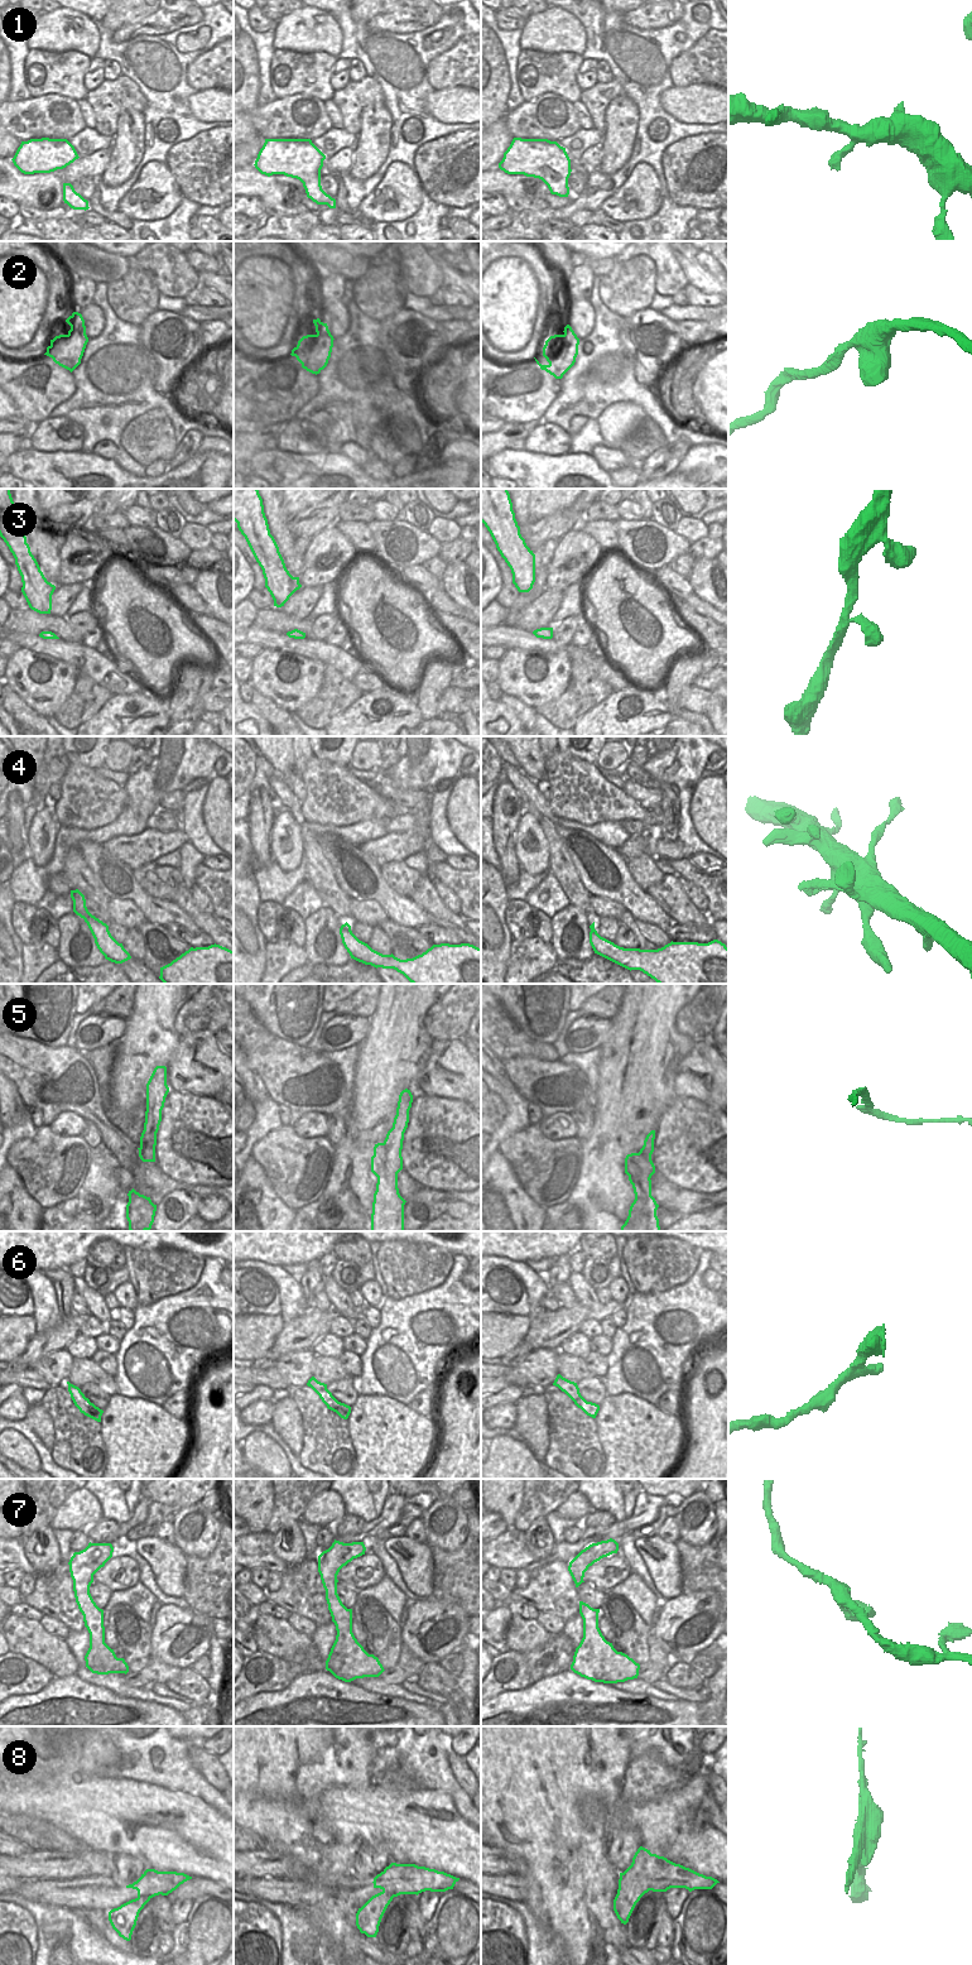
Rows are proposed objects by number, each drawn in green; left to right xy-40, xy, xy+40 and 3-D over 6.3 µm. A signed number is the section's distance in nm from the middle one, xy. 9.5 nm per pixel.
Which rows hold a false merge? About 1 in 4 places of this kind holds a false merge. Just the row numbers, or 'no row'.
5, 8

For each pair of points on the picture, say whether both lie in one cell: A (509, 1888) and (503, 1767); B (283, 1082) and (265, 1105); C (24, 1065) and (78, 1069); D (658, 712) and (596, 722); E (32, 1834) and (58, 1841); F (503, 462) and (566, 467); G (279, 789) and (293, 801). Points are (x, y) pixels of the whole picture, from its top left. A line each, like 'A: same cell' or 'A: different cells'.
A: different cells
B: different cells
C: same cell
D: same cell
E: same cell
F: same cell
G: same cell

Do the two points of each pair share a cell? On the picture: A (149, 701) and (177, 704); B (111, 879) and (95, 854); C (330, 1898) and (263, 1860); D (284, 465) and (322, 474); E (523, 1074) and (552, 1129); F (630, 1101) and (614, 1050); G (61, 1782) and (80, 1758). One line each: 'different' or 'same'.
A: different
B: same
C: different
D: same
E: different
F: same
G: different

